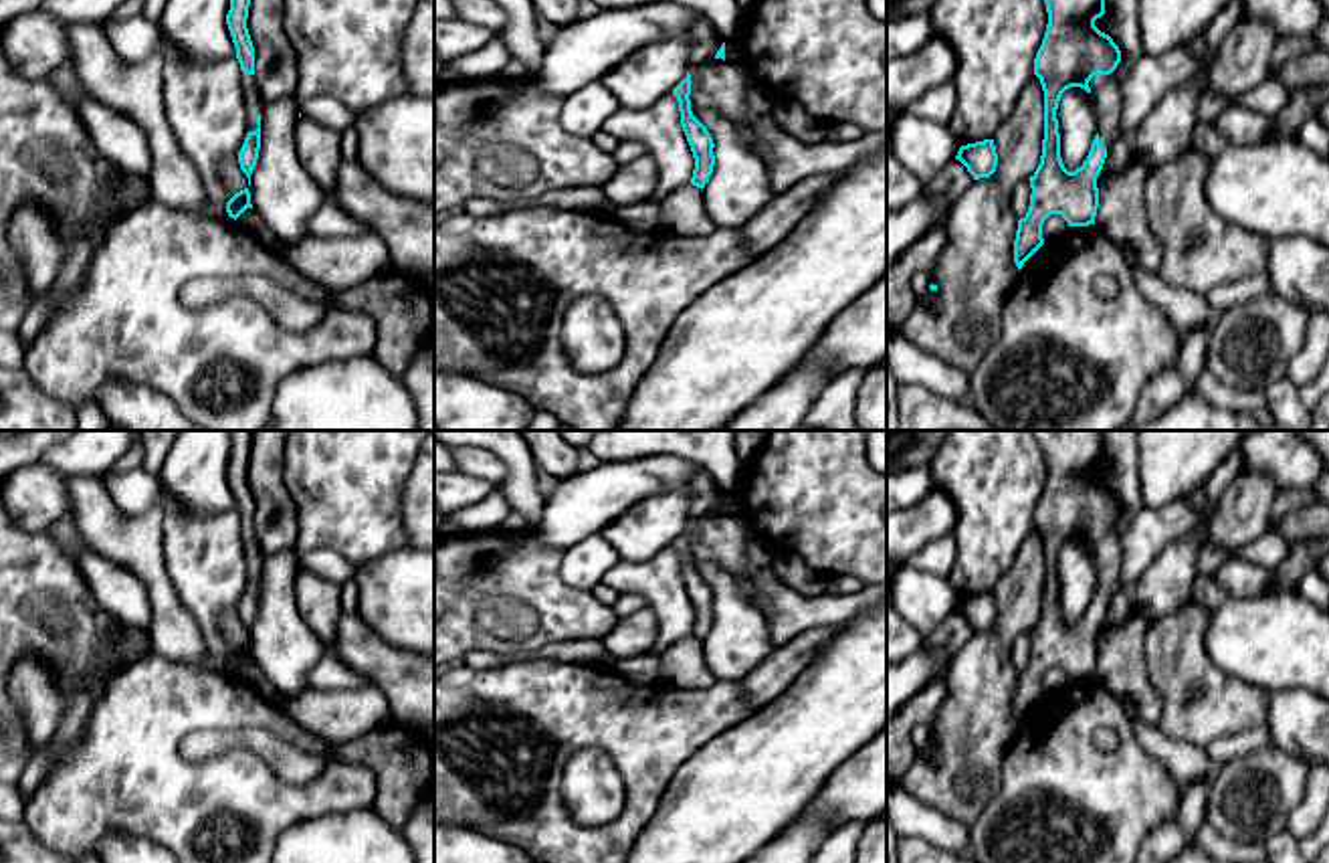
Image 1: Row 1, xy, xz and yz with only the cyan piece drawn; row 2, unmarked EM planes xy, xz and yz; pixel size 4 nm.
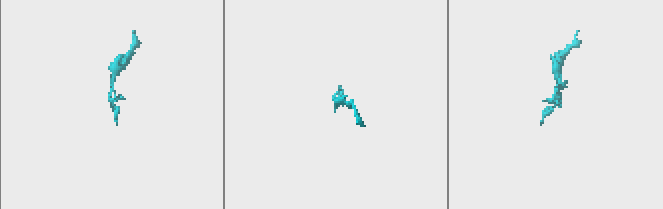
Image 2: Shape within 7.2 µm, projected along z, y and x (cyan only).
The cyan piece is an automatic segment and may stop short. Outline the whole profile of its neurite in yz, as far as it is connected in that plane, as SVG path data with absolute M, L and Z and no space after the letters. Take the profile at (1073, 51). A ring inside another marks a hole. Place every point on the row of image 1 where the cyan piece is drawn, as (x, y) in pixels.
M1044 0L1048 24L1034 59L1034 75L1044 91L1042 156L1030 180L1030 206L1018 220L1014 263L1018 271L1044 245L1042 224L1060 214L1068 226L1095 224L1099 208L1097 178L1109 148L1125 133L1121 79L1113 73L1121 51L1095 26L1105 0ZM1081 87L1089 93L1099 133L1081 168L1068 172L1060 158L1056 109L1062 93Z

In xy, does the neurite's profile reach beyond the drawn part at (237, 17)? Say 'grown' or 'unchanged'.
grown

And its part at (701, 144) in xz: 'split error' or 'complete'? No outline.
complete

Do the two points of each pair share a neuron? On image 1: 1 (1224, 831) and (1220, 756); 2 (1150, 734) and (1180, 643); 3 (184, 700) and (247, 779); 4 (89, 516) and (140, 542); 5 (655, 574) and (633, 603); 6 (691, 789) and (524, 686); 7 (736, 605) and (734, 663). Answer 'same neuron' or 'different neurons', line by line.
1: different neurons
2: different neurons
3: same neuron
4: same neuron
5: different neurons
6: different neurons
7: same neuron

